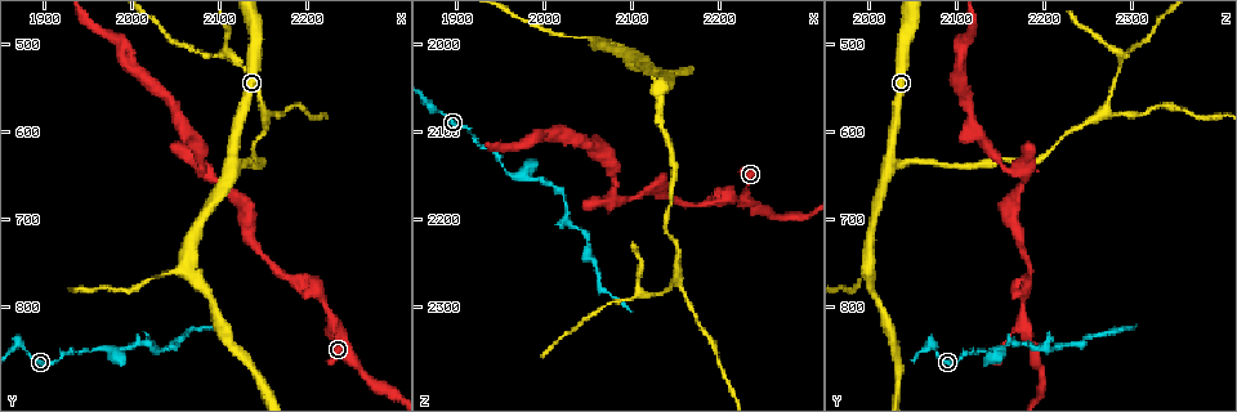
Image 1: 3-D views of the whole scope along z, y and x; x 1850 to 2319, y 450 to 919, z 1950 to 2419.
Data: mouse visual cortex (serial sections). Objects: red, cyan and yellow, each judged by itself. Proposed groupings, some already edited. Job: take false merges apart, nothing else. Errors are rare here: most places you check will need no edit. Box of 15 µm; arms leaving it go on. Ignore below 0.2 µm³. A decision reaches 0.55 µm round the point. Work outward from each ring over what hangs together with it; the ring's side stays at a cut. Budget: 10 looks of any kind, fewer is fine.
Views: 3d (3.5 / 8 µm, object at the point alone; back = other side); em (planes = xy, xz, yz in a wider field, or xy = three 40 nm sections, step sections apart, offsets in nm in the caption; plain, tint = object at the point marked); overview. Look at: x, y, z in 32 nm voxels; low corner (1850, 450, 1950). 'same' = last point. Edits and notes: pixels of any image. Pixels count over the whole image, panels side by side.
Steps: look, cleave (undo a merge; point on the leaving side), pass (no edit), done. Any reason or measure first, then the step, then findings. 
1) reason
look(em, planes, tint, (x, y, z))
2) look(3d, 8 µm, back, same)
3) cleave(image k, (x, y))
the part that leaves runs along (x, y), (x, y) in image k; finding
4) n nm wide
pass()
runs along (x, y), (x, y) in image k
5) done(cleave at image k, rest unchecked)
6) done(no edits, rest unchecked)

three-way junction
look(3d, 3.5 µm, (2115, 635, 2025))

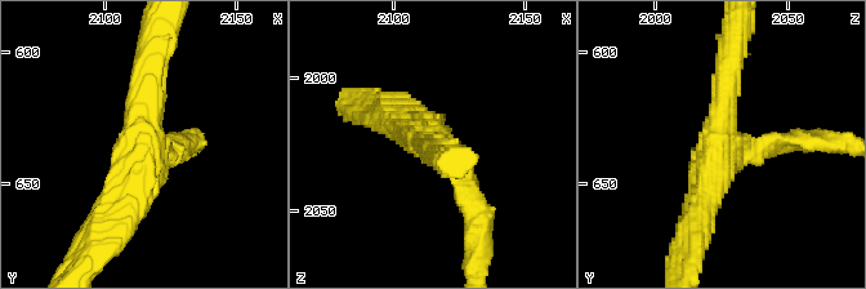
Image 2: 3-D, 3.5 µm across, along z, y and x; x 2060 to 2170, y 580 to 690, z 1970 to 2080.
3 arms; arms of 250, 350, 450 nm
look(em, xy, step 5, tint, (2117, 634, 2026))

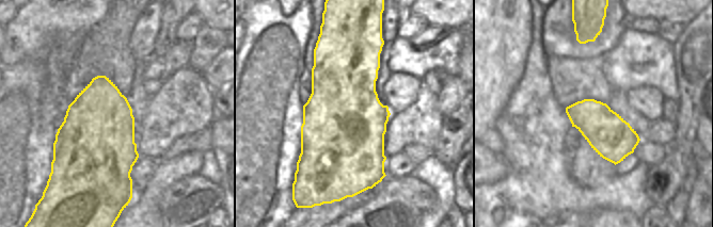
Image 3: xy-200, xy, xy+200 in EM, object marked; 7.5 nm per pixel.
pass()
runs along (151, 53), (143, 160), (115, 216) in image 2; one cell here

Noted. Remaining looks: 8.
thin neck
look(3d, 3.5 µm, (2220, 795, 2180))

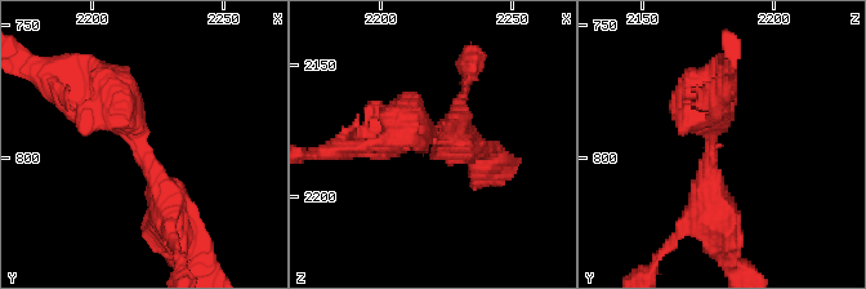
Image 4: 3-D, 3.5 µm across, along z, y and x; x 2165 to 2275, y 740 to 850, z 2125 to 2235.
now the EM
look(em, xy, step 2, tint, (2219, 794, 2175))

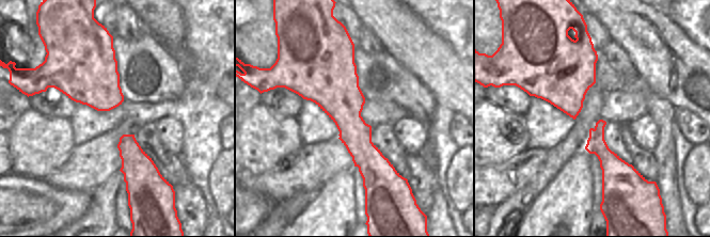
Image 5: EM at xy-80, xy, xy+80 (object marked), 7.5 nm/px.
look(em, xy, step 5, tint, same)

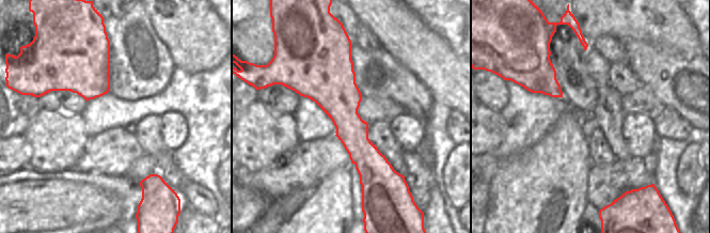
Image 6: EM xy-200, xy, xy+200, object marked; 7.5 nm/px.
pass()
runs along (166, 217), (132, 127), (76, 94) in image 4; one cell here

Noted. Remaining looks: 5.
abrupt turn
look(3d, 8 µm, (2075, 640, 2175))

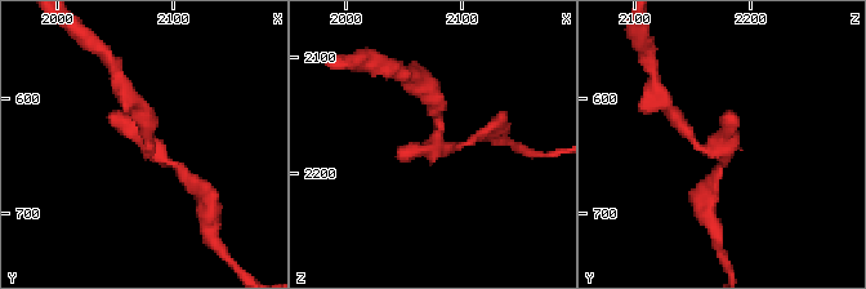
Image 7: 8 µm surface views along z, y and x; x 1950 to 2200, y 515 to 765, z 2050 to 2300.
zoom in
look(3d, 3.5 µm, (2080, 642, 2180))

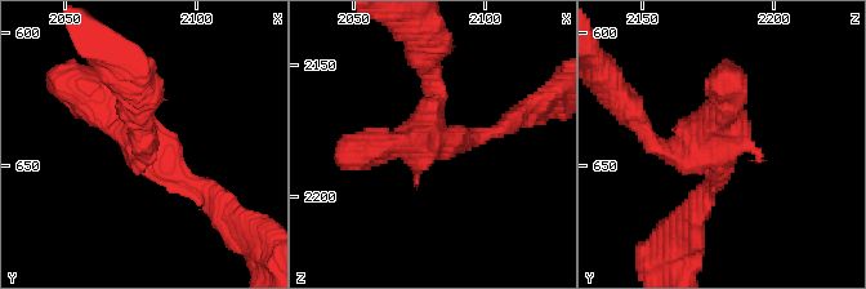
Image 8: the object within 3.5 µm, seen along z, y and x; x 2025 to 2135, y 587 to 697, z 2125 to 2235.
shape alone is not enough
look(em, xy, step 1, tint, (2079, 641, 2177))

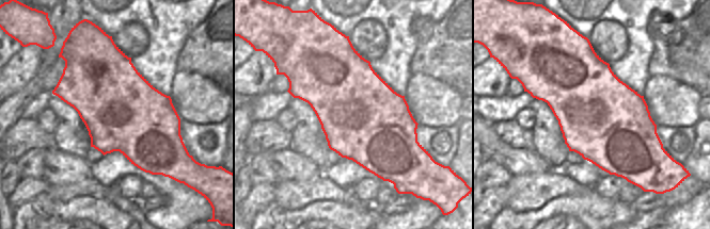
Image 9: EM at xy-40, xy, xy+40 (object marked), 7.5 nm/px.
pass()
runs along (496, 129), (433, 139), (425, 66) in image 8; all the same cell

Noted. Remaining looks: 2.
thin neck
look(3d, 3.5 µm, (2025, 845, 2185))

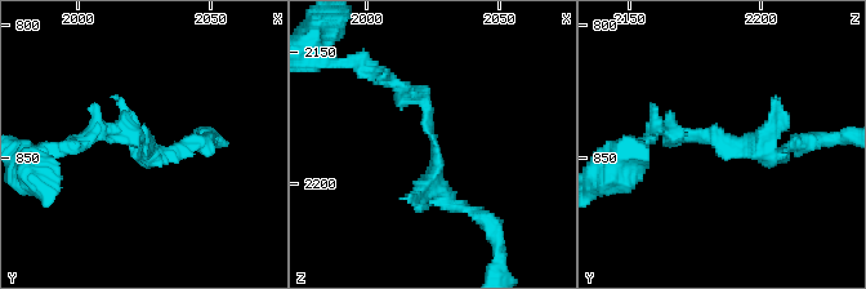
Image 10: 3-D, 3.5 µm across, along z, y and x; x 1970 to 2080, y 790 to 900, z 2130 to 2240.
look(em, xy, step 3, tint, (2025, 842, 2185))

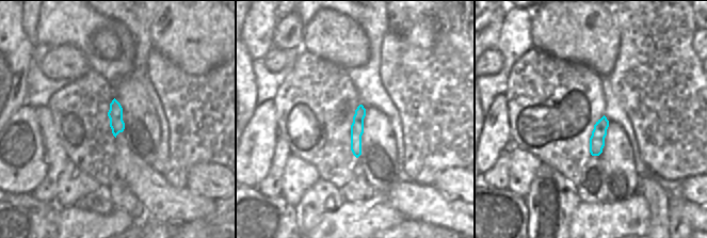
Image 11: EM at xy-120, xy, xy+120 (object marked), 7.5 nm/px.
pass()
runs along (360, 108), (356, 130), (357, 153) in image 11; one cell here

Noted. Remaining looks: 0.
done(no edits, rest unchecked)

